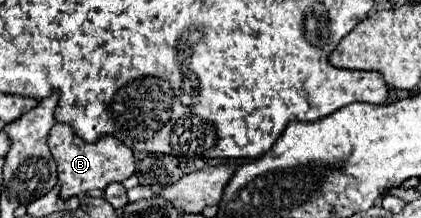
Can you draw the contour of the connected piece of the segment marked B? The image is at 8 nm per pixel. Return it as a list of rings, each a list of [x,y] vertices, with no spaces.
[[[55,124],[47,136],[47,144],[57,162],[59,186],[61,186],[59,196],[63,200],[77,196],[81,192],[89,192],[93,188],[105,190],[109,184],[123,182],[125,178],[133,176],[133,172],[135,172],[135,158],[133,158],[131,148],[127,148],[123,142],[119,142],[113,136],[105,136],[93,144],[87,144],[71,130],[71,126]]]

